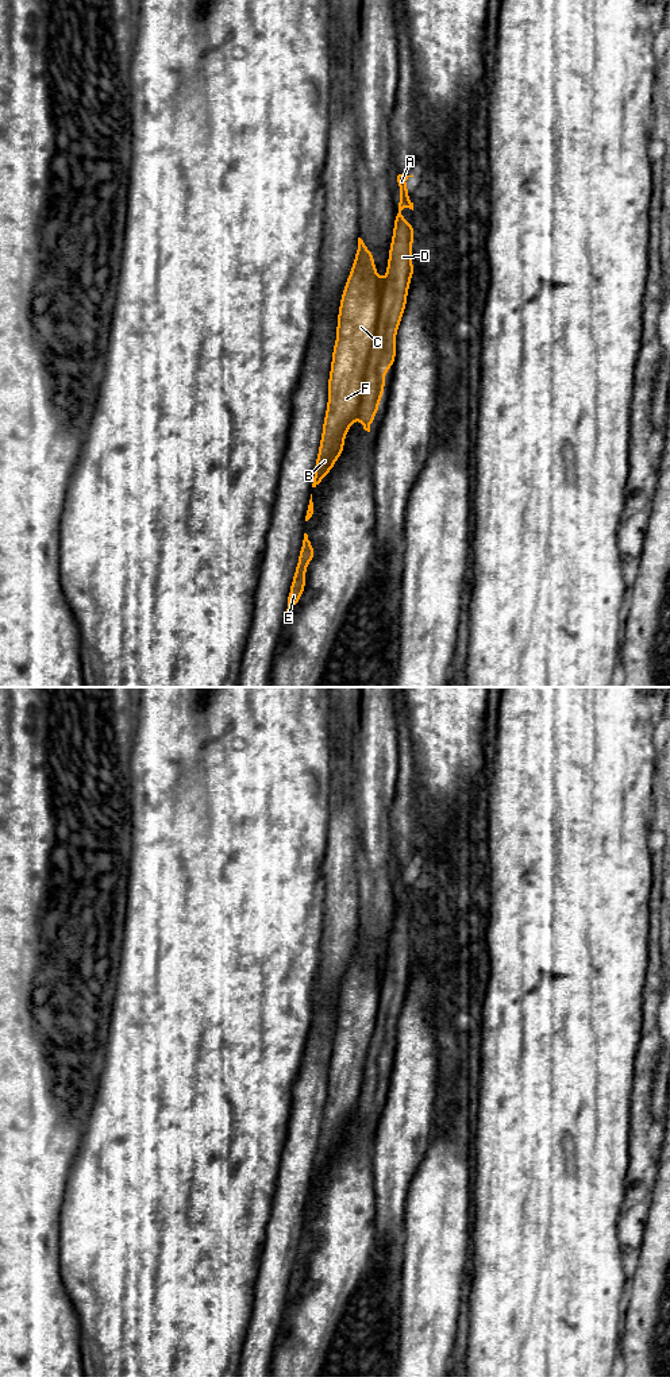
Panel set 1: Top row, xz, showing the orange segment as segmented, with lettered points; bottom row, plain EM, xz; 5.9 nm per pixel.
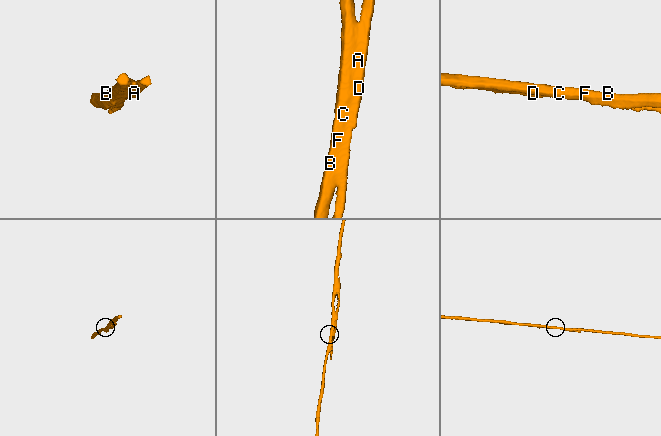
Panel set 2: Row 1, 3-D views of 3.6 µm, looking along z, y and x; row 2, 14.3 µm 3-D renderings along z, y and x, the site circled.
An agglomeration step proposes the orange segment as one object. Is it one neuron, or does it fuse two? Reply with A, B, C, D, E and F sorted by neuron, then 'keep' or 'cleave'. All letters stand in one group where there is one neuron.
groups A D / B C E F; cleave

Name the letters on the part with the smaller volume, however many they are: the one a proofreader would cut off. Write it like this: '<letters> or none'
A, D

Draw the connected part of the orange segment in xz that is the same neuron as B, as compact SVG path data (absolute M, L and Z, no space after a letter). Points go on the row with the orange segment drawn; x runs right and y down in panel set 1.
M358 238L358 250L340 297L328 401L312 487L327 477L343 454L346 435L358 417L363 375L380 316L380 286L373 254Z

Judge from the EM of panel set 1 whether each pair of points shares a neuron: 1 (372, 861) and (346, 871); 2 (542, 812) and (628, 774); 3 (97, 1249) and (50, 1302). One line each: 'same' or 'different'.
1: different
2: same
3: different

